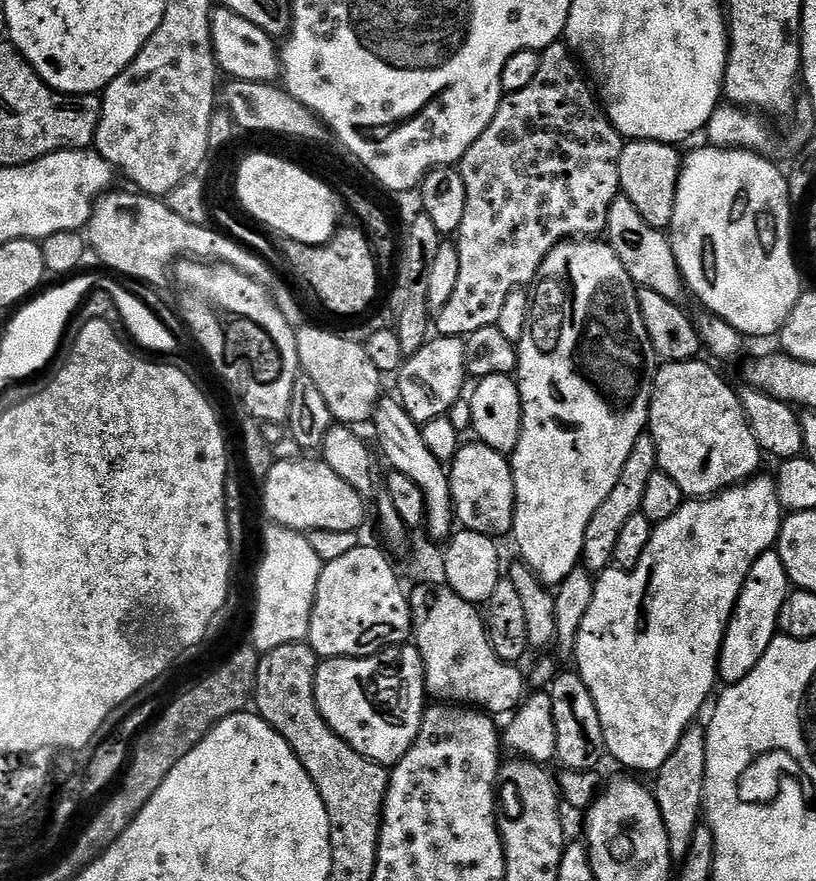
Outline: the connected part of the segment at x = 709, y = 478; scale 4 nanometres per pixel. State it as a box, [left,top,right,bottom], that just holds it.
[647,359,762,498]

